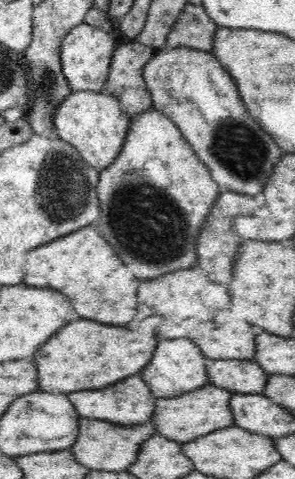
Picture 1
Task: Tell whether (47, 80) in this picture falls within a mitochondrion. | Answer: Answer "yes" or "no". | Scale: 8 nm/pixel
yes

